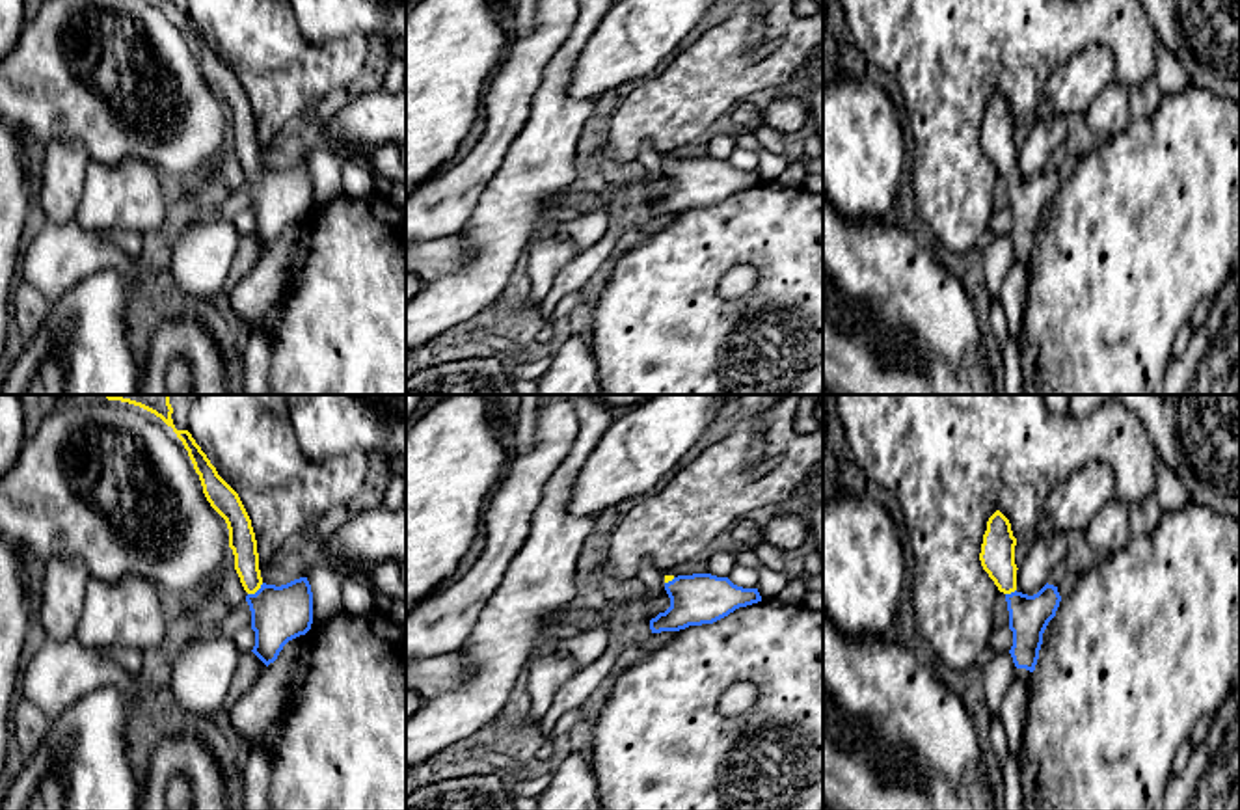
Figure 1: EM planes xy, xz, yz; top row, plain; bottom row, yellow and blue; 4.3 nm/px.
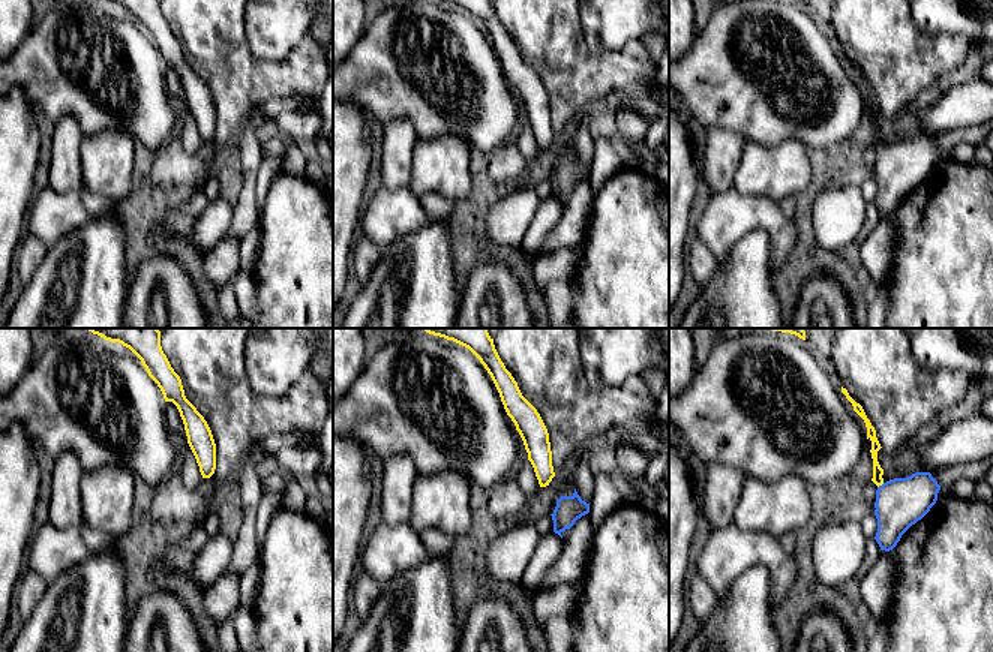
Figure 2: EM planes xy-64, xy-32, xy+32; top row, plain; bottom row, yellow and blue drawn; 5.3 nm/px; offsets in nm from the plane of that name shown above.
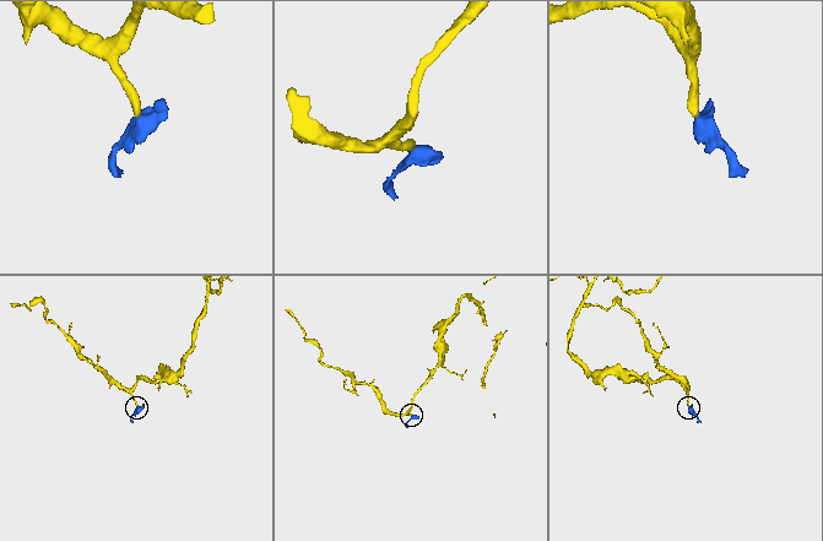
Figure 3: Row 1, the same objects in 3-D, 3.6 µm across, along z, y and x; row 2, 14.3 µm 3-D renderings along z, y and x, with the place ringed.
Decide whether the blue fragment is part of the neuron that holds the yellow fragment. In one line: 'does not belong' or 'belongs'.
belongs

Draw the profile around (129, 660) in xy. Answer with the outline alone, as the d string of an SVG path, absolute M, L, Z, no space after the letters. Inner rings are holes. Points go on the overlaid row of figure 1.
M106 648L108 655L127 672L138 674L143 661L143 652L125 648Z

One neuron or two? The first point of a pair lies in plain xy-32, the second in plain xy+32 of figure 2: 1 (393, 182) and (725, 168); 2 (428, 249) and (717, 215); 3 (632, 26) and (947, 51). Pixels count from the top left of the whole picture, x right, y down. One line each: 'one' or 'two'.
1: one
2: two
3: two

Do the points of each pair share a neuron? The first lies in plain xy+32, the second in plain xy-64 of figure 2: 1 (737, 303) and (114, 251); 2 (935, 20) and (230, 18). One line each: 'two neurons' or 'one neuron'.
1: one neuron
2: two neurons

